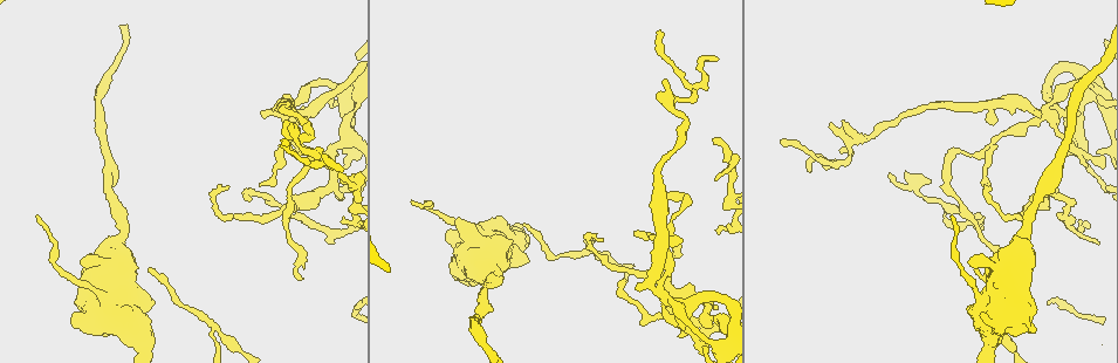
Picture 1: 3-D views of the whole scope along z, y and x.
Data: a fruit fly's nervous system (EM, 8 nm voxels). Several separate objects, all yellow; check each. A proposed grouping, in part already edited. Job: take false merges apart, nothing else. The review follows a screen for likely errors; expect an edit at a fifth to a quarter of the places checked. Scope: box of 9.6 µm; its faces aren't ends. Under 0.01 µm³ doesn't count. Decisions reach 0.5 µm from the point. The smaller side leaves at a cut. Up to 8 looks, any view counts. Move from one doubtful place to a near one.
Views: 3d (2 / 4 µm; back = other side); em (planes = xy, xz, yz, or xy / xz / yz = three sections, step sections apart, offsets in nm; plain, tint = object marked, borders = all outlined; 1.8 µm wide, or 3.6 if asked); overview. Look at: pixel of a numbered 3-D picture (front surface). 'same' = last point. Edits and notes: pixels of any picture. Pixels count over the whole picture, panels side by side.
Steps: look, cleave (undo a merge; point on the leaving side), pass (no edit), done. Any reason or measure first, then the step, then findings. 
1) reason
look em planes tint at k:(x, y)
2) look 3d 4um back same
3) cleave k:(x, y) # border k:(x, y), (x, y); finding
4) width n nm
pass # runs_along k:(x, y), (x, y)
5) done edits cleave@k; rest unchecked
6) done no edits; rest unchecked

calibre changes
look em 3.6um planes tint at 1:(100, 263)

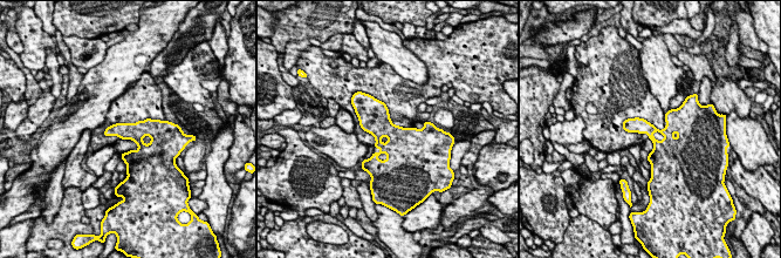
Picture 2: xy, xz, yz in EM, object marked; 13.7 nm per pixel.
width 220 nm
pass # continuous, no second neuron

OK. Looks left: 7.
arms part here
look em xy step 8 tint at 1:(585, 250)

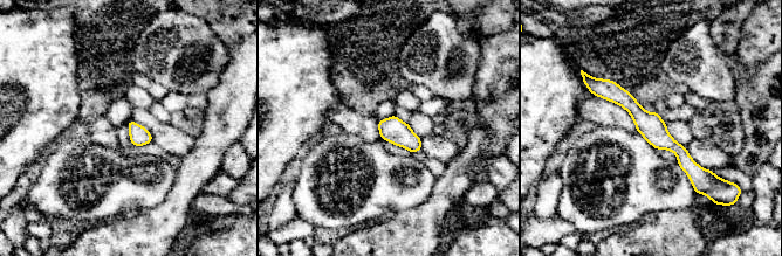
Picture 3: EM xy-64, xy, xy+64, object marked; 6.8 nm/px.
pass # runs_along 3:(597, 87), (621, 96), (705, 173); all the same neuron

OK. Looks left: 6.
thin neck
look 3d 2um back at 1:(1043, 112)

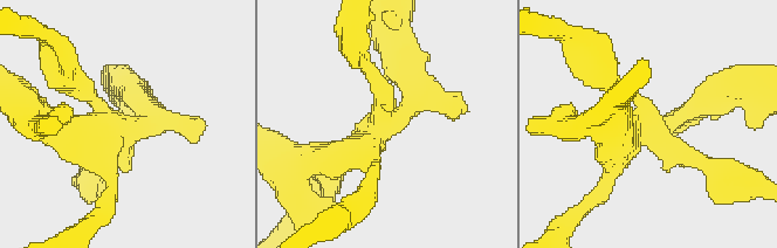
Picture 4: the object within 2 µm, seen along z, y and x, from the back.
look em planes plain at 4:(385, 125)

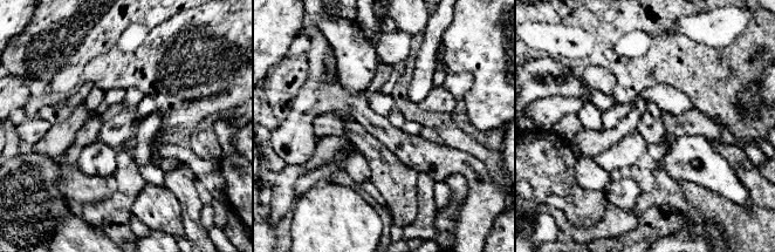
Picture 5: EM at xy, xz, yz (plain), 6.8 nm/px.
look em planes tint same

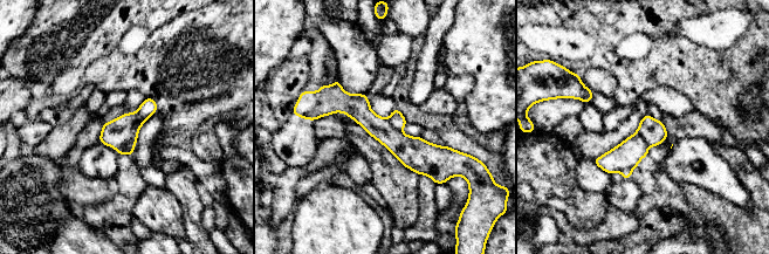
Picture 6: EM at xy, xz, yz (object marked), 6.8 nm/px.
pass # one neuron here

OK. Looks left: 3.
done no edits; rest unchecked

